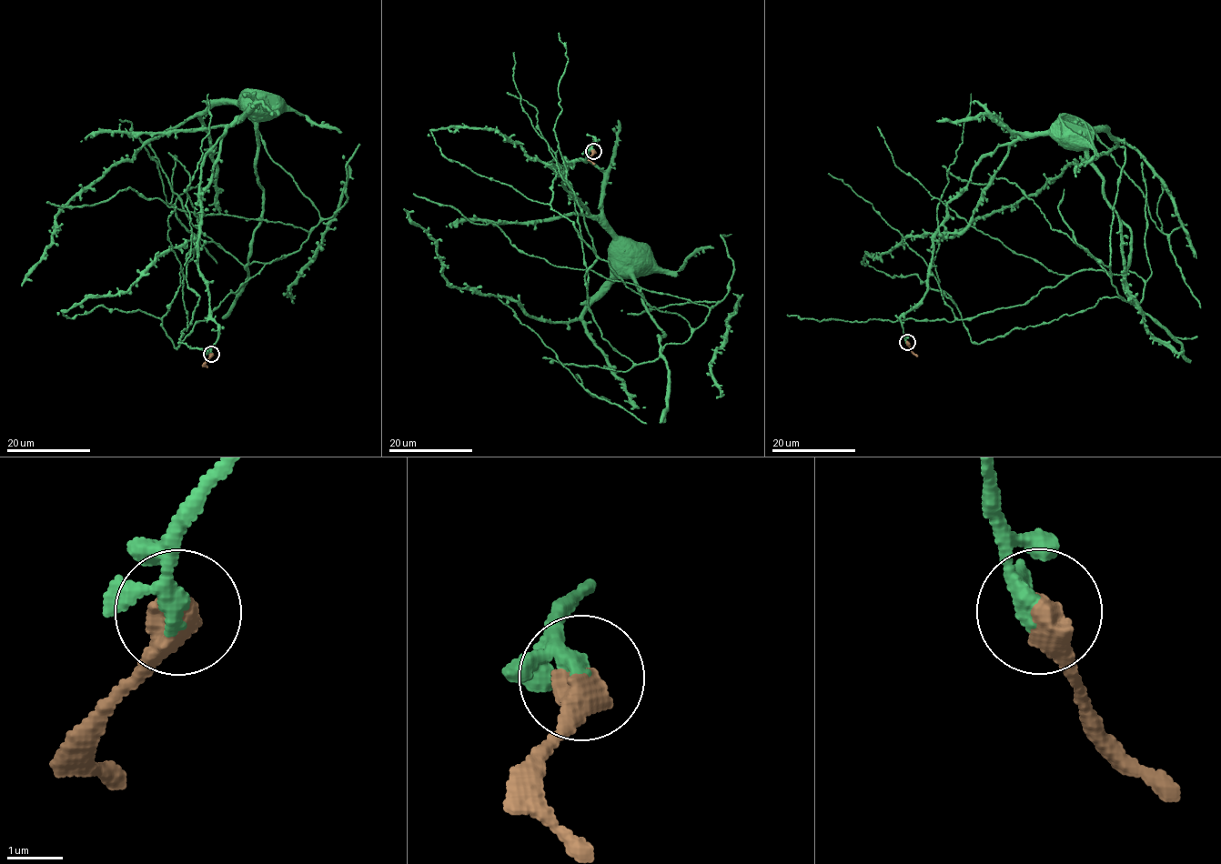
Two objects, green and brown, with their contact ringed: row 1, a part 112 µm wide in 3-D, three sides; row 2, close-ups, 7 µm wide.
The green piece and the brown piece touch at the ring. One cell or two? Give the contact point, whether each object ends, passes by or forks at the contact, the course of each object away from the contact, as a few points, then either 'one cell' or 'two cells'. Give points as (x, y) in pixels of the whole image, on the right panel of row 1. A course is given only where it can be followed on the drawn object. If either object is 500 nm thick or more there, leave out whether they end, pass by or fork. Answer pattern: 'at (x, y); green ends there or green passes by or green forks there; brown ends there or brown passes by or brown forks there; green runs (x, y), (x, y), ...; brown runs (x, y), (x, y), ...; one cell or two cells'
at (907, 342); green runs (907, 342), (901, 317), (926, 290), (933, 236), (975, 163), (998, 146), (1063, 127); brown runs (907, 342), (918, 356); one cell

